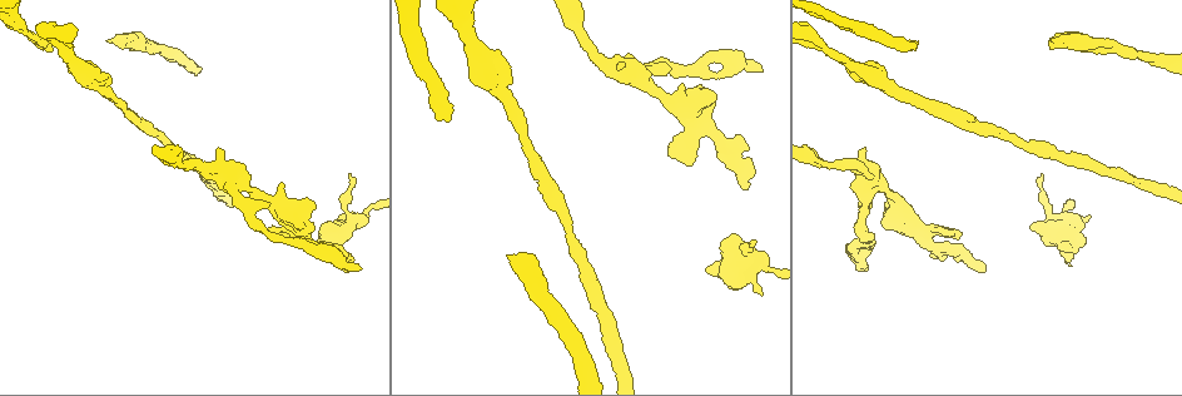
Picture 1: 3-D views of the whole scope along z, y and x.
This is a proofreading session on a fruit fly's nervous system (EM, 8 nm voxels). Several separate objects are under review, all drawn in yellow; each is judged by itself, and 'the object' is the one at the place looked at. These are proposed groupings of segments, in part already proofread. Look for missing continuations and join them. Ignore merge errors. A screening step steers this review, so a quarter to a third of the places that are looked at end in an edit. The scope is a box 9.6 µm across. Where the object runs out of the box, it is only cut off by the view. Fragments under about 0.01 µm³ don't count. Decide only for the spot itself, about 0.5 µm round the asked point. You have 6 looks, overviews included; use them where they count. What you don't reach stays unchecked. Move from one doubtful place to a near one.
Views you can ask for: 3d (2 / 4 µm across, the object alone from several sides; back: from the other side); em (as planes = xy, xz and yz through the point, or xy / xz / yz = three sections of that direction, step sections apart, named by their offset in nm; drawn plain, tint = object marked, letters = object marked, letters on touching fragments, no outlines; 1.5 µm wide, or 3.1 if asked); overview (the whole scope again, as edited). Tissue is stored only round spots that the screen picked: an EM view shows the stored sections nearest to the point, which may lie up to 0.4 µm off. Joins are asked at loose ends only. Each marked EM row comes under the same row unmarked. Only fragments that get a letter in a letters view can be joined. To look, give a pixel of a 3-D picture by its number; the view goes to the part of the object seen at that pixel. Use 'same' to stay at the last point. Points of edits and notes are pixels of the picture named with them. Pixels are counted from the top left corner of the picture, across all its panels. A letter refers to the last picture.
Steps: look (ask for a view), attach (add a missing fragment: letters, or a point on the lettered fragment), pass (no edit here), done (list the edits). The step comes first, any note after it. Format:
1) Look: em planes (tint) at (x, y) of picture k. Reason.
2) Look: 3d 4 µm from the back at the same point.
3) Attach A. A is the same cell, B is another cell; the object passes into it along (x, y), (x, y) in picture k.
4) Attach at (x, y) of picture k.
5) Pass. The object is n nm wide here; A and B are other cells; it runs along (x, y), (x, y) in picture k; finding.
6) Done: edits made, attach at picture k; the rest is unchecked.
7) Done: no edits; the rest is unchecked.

Look: em planes (letters) at (761, 70) of picture 1. Free end.

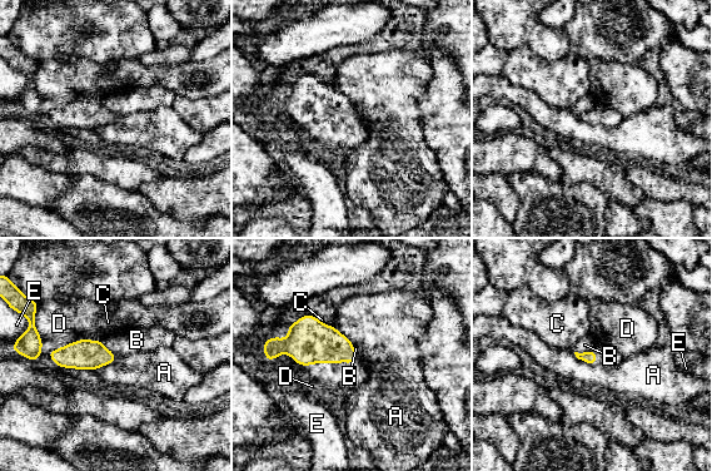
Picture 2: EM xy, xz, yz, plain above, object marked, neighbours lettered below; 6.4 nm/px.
Pass. The longest contact is with D, 380 nm; A, B, C, D and E are other cells; a border runs along (573, 352), (578, 358), (595, 365) in picture 2; none of them fits.

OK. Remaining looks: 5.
Look: 3d 2 µm at (351, 174) of picture 1.

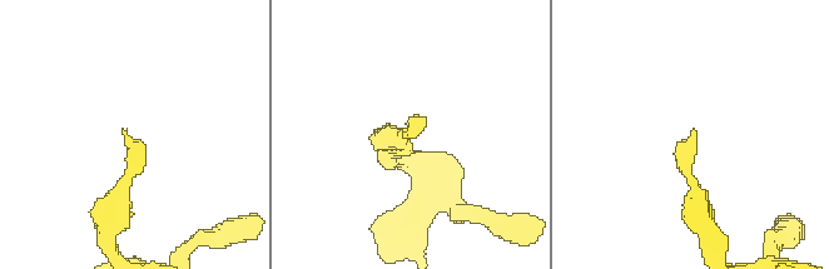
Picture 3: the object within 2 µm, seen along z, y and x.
Look: em planes (letters) at (402, 136) of picture 3.

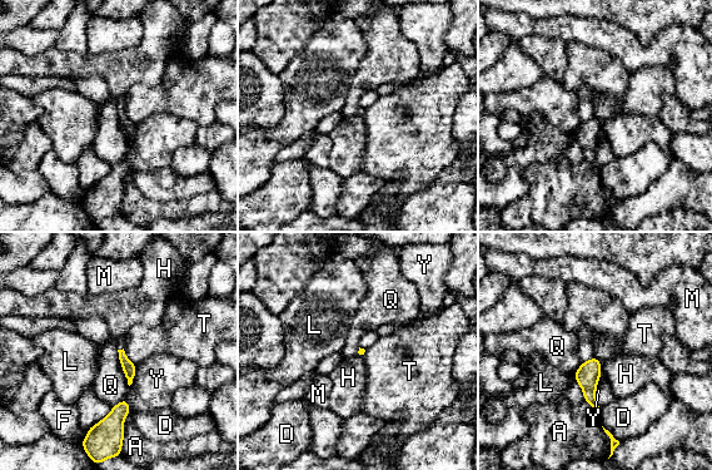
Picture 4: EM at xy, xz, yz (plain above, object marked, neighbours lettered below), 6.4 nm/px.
Pass. A, D, F, H, L, M, Q, T and Y are other cells; none of them fits.

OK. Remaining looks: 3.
Look: 3d 4 µm at (747, 187) of picture 1.

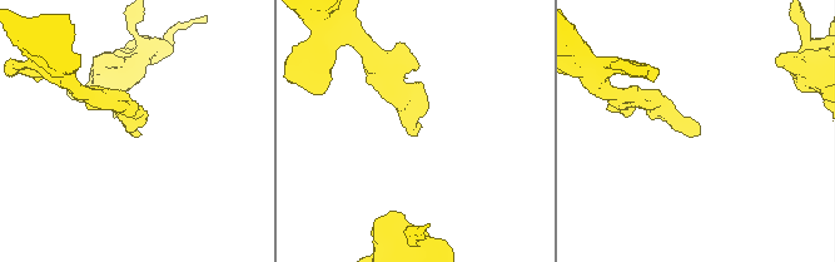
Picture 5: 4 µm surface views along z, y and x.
Look: em planes (letters) at (135, 130) of picture 5.

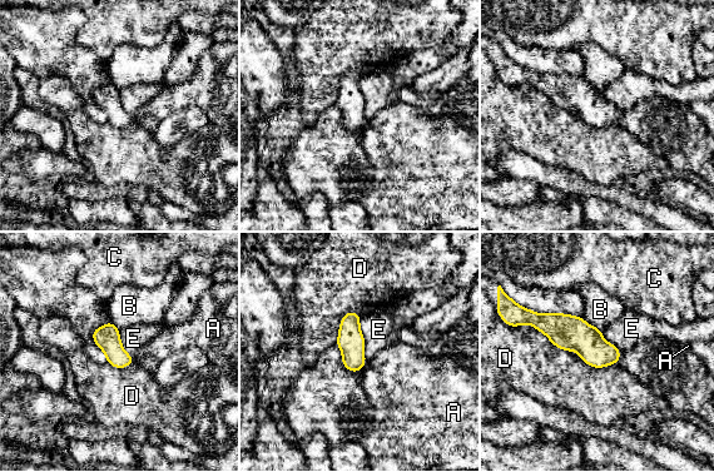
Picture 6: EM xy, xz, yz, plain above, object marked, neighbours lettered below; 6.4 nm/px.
Pass. A, B, C, D and E are other cells; it runs along (535, 316), (615, 358) in picture 6; none of them fits.

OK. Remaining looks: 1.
Done: no edits; the rest is unchecked.

